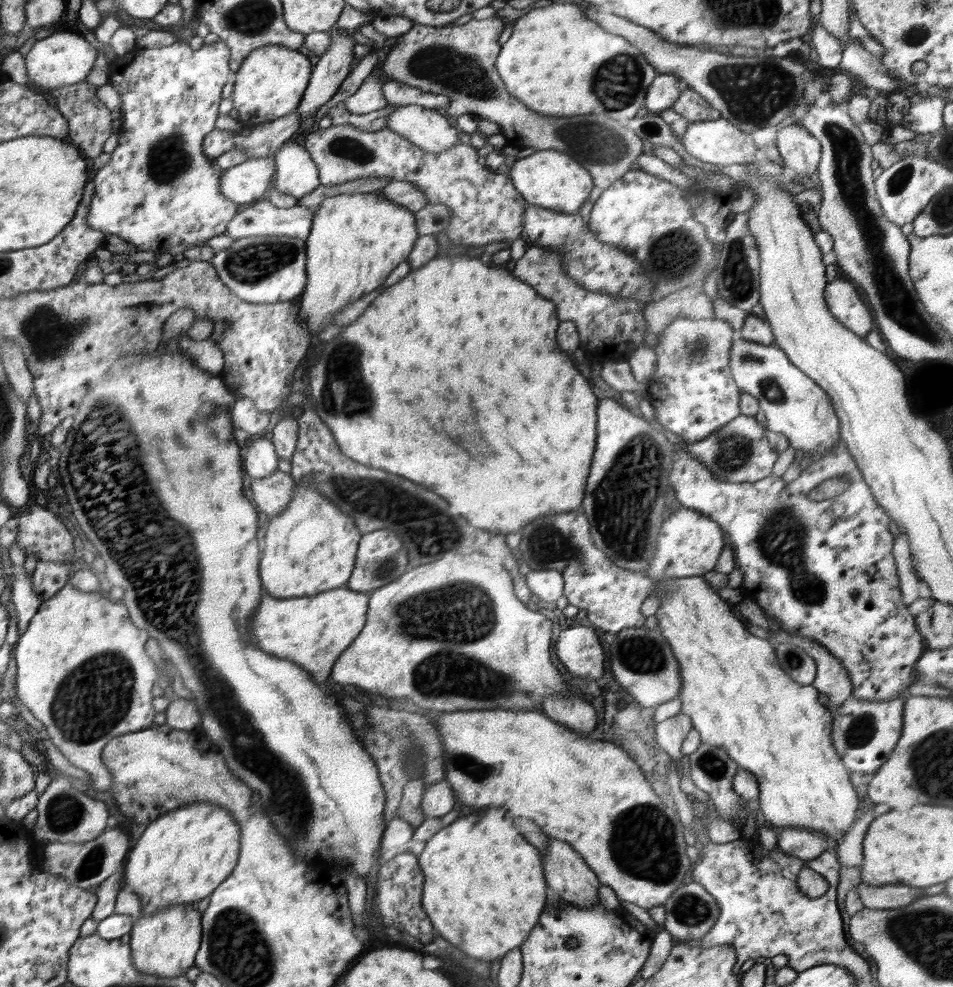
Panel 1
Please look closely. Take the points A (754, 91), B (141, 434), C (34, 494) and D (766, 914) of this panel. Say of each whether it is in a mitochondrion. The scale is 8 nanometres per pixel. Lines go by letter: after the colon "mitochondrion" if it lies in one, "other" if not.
A: mitochondrion
B: other
C: other
D: other

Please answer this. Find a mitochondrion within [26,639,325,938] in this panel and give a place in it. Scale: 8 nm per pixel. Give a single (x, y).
(94, 698)

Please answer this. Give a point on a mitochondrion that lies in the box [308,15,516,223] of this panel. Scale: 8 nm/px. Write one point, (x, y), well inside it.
(446, 66)

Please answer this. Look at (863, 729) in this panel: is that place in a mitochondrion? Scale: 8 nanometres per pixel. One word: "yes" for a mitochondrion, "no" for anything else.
yes

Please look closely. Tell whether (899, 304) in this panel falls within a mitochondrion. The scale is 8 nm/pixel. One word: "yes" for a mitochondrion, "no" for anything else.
yes

